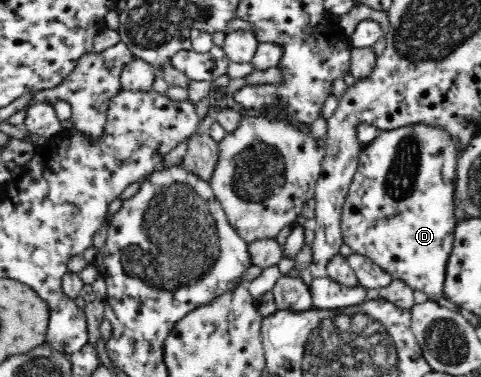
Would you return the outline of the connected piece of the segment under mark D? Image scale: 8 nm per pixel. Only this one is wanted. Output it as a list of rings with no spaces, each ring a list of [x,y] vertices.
[[[411,125],[408,127],[396,128],[392,131],[380,131],[371,143],[359,154],[359,163],[356,174],[353,176],[346,202],[343,204],[341,214],[341,229],[343,242],[348,244],[354,253],[366,256],[374,264],[382,267],[384,272],[391,274],[394,280],[402,280],[411,290],[421,290],[428,297],[444,297],[443,284],[446,276],[447,263],[452,254],[453,242],[455,239],[455,224],[457,217],[454,215],[455,208],[455,178],[457,158],[464,148],[459,148],[459,140],[452,138],[443,128],[428,127],[428,125]]]

